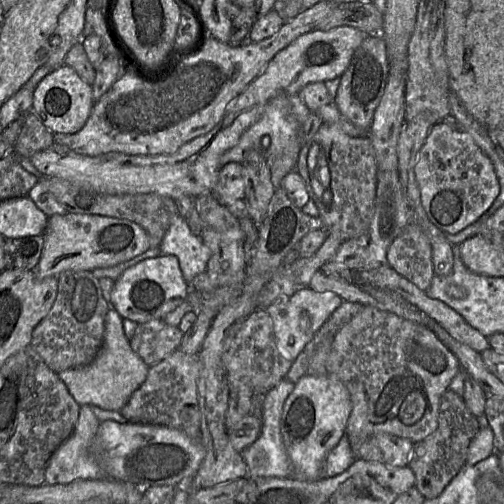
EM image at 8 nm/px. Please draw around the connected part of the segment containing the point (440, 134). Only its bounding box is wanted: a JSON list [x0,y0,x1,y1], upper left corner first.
[415,121,500,234]

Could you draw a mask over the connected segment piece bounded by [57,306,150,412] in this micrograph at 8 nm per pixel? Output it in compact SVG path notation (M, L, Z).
M111 306L105 316L102 346L95 359L88 365L57 373L70 394L80 405L94 405L105 410L120 412L130 396L147 378L149 367L136 354L124 333L123 317Z

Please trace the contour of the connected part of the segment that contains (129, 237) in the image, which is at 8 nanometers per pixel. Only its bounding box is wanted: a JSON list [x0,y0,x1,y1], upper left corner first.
[33,214,150,277]

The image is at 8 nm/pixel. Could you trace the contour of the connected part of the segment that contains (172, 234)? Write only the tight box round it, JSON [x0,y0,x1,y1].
[159,214,212,283]

